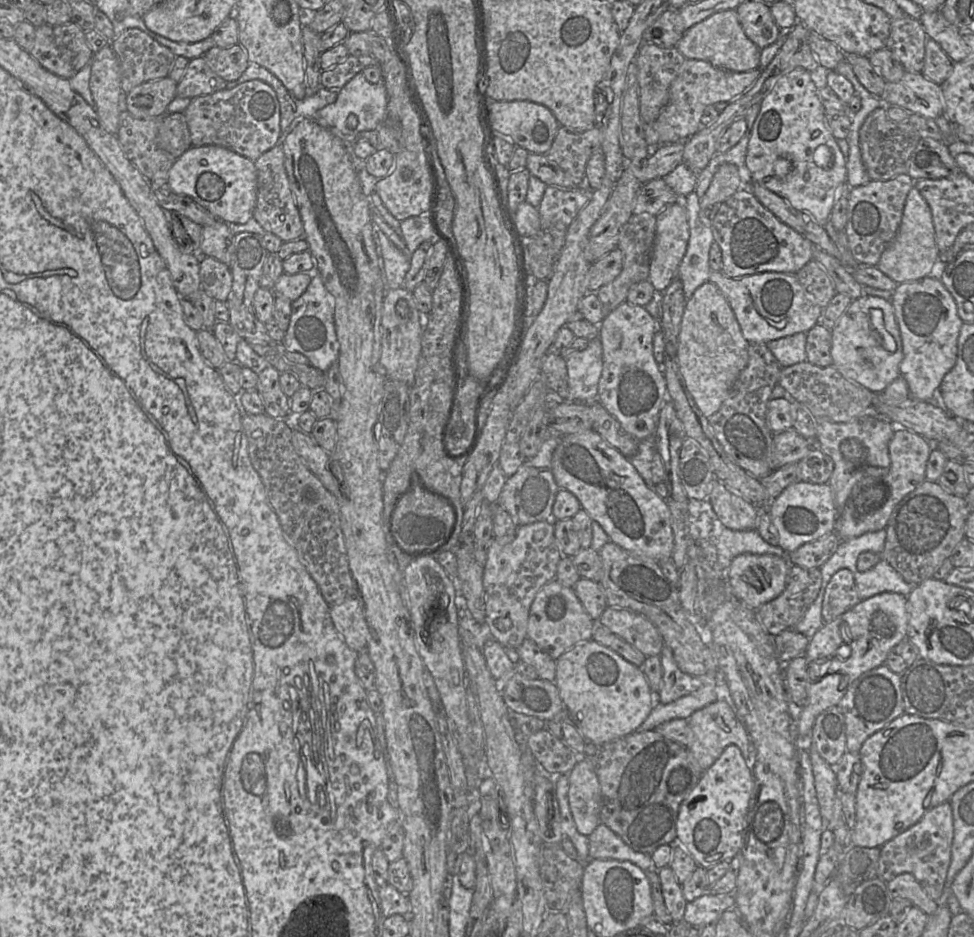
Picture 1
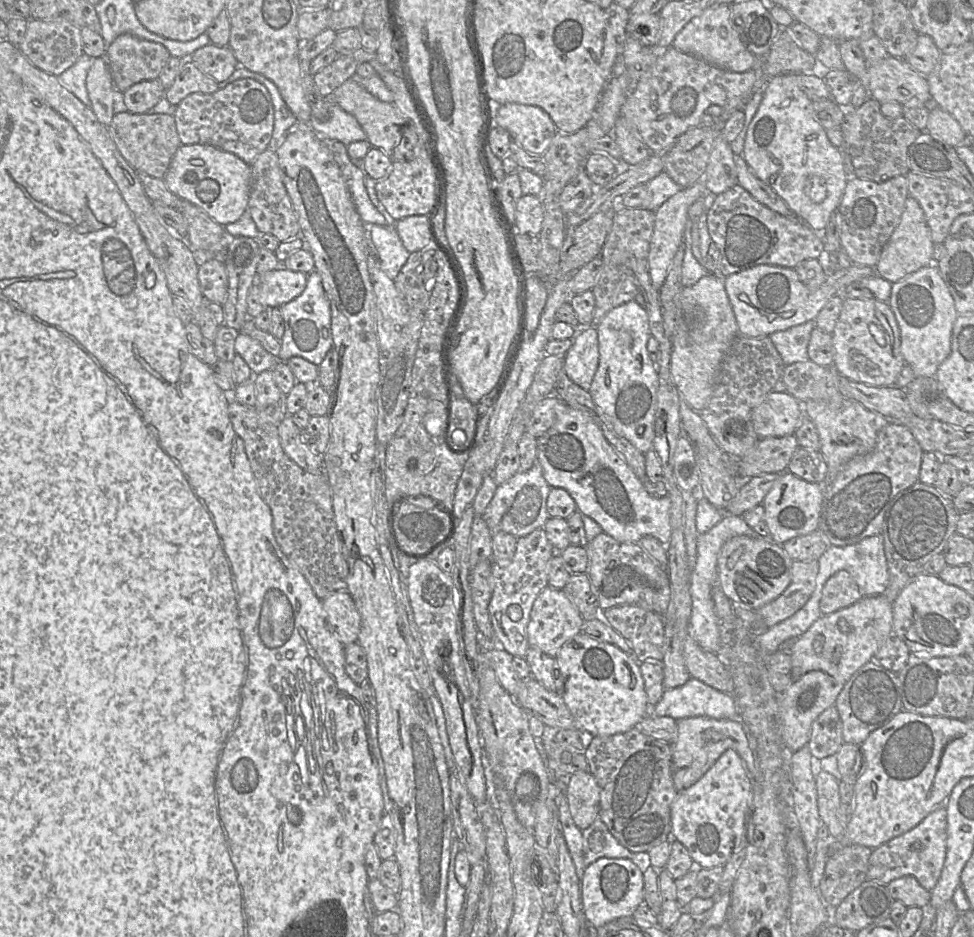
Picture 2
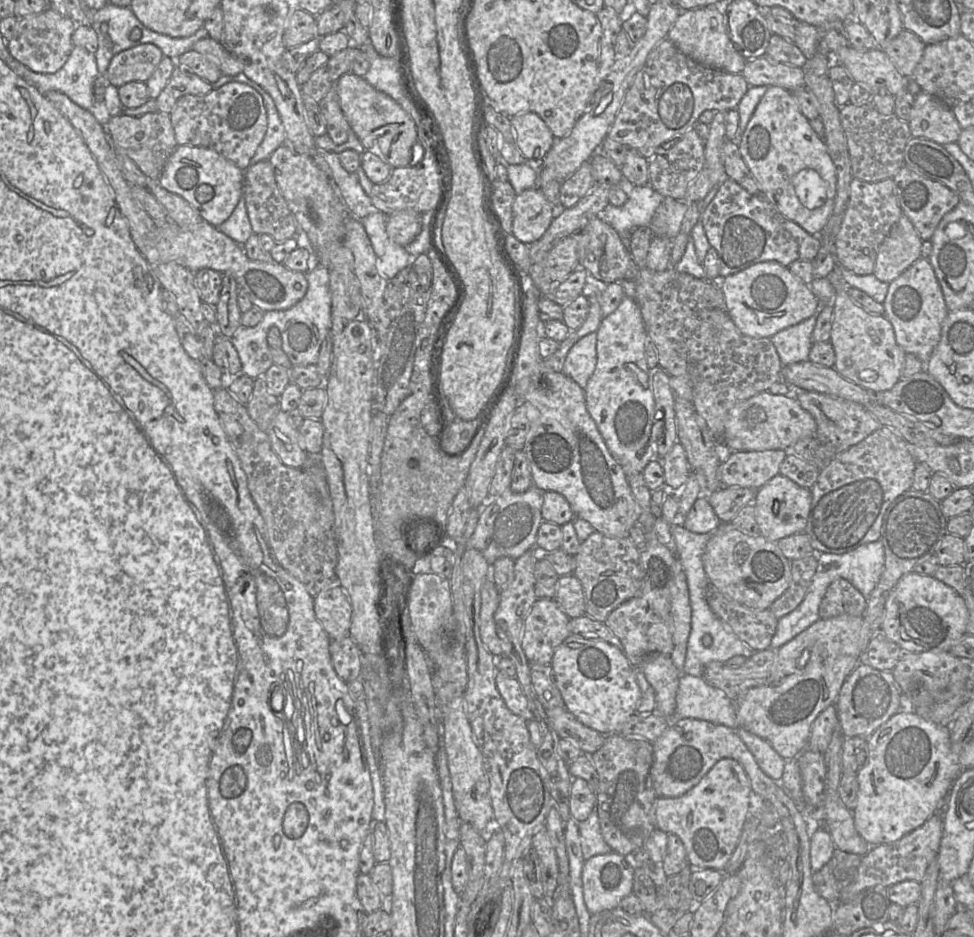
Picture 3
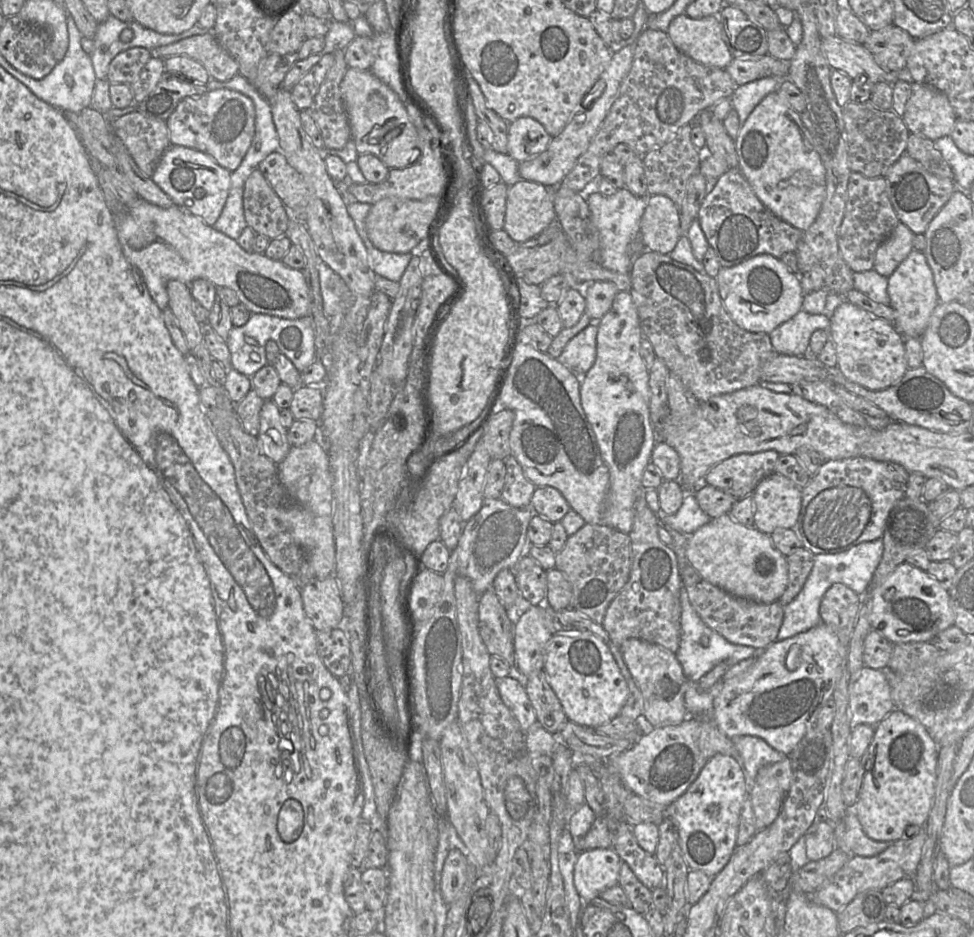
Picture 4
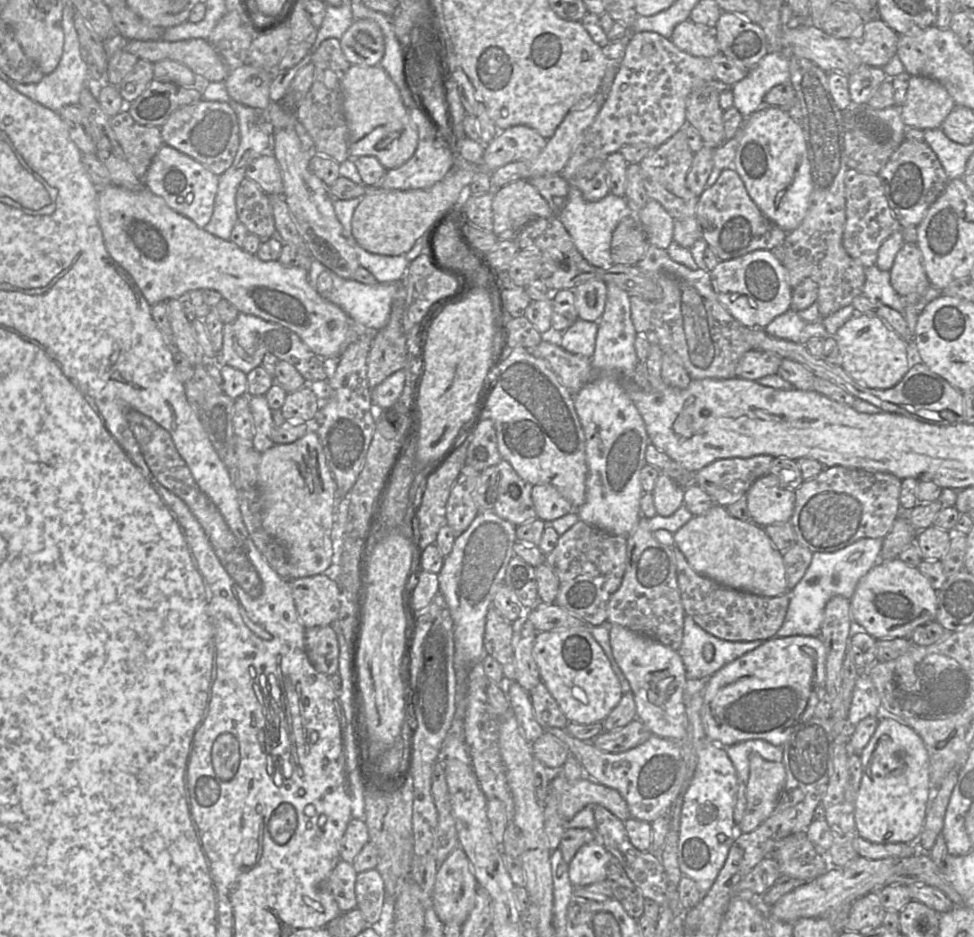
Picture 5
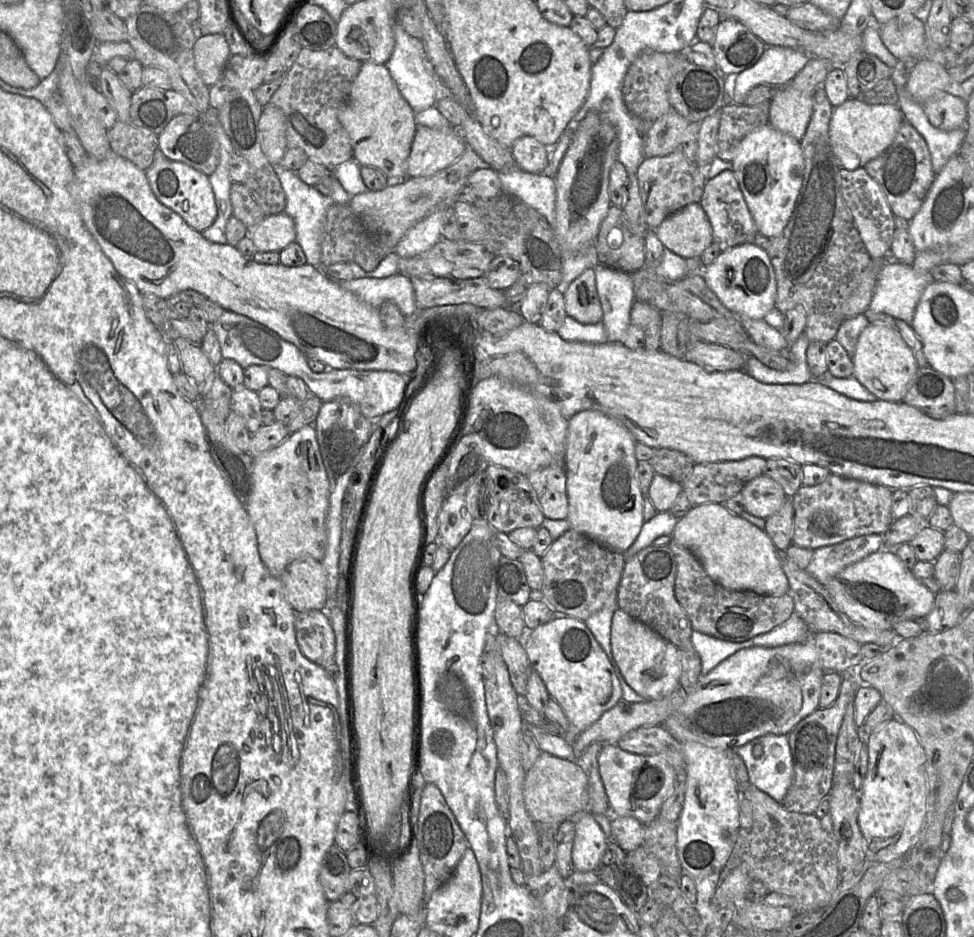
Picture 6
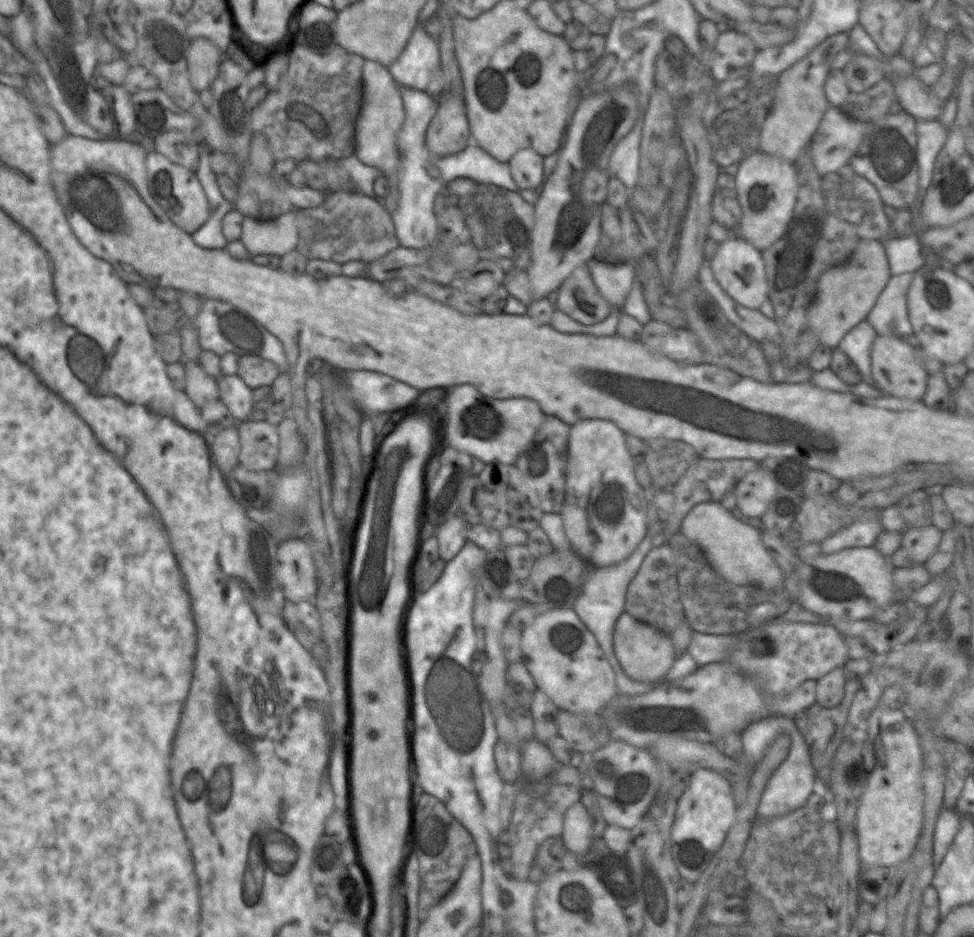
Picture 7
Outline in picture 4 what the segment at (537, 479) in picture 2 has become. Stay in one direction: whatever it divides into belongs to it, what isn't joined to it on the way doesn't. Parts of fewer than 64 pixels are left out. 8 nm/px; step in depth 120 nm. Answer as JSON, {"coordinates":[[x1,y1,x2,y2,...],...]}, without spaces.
{"coordinates":[[484,499,480,510,462,527,457,546,452,550,456,556,456,575,471,581,480,596,491,589,496,575,503,569,512,569,528,547,527,528,536,515,531,506,516,508,502,499]]}

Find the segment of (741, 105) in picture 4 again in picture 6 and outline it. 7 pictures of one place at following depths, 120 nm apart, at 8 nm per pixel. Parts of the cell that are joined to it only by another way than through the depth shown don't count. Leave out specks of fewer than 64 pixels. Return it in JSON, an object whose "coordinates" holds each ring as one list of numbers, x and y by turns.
{"coordinates":[[767,46,760,59,739,73,734,87,734,102,745,105,747,93,759,85,781,87,789,84,814,58,800,48]]}

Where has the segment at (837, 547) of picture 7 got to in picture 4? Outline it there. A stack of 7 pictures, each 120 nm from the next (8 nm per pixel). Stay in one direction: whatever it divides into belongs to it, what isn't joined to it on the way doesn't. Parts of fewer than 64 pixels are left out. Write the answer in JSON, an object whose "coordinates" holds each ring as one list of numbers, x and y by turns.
{"coordinates":[[878,538,876,540,862,542,843,552,834,554,814,555,814,564,808,578,806,579,803,588,790,603,784,606,783,621,776,640,780,641,787,638,791,638,799,633,806,632,812,629,813,627,819,625,822,622,820,616,821,600,825,592,834,583,845,584,846,586,851,588,854,592,859,594,862,598,861,593,864,593,867,590,873,578,873,575,881,561,883,551,884,551,883,539]]}

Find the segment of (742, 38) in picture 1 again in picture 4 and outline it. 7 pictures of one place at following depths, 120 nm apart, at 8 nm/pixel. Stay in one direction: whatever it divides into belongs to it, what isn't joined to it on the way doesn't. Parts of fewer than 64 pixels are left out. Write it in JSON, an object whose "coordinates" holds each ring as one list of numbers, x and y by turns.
{"coordinates":[[683,13,670,22,667,34,680,52,702,65,725,69,733,60,733,56,722,38,718,15,693,19]]}

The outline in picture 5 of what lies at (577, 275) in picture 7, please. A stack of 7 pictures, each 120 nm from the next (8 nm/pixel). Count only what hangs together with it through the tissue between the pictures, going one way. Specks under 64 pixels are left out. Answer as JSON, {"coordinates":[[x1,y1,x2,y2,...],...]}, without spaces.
{"coordinates":[[589,280,573,289,578,318,590,322,598,320,605,309,607,284,602,280]]}

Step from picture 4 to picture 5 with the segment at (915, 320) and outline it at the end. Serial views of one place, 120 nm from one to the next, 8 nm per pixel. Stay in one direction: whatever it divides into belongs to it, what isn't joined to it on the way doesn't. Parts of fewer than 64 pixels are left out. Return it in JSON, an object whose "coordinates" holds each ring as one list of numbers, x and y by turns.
{"coordinates":[[905,242,903,244,903,246,901,247,901,249,895,257,894,264,890,270,890,275,892,287,897,292,897,294,904,299,906,306,907,304,916,303,920,299,920,297,925,293,928,287,931,285,924,269,921,250,919,249,916,243]]}

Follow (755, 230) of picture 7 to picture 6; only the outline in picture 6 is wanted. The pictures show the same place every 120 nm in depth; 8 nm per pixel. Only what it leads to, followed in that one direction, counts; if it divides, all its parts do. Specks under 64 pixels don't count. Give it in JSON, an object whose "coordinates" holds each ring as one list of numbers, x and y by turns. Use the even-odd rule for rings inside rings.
{"coordinates":[[767,123,742,140,732,164,759,234,778,237,792,216,803,184,805,161,801,141],[700,202,668,217,655,231,666,248,685,259,699,258,713,243,713,229]]}

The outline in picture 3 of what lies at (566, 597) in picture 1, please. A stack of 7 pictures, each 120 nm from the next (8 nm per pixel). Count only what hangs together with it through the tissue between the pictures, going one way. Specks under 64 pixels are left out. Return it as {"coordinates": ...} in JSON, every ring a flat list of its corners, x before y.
{"coordinates":[[553,598,535,600,522,631,522,648,530,664,551,664,557,647,571,635,569,621]]}

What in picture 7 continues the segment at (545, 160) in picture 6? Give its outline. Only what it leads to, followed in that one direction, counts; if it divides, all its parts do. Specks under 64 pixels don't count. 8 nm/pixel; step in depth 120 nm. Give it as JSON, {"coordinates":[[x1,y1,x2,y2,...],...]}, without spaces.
{"coordinates":[[531,149,518,150,508,162,512,179,521,189,540,188,544,173,544,157]]}

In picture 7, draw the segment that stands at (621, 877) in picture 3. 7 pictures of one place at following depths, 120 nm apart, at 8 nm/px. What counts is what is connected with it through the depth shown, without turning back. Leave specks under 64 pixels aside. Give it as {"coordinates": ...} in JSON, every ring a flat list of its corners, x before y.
{"coordinates":[[581,801,567,810,561,838,567,850,578,856,583,856,594,840,591,821]]}

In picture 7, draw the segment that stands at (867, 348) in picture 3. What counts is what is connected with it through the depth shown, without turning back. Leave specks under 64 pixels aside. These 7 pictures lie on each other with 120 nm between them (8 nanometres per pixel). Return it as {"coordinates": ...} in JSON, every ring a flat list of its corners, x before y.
{"coordinates":[[878,335,871,348,871,367,875,385,885,395,922,400,927,389,929,374,905,339]]}

